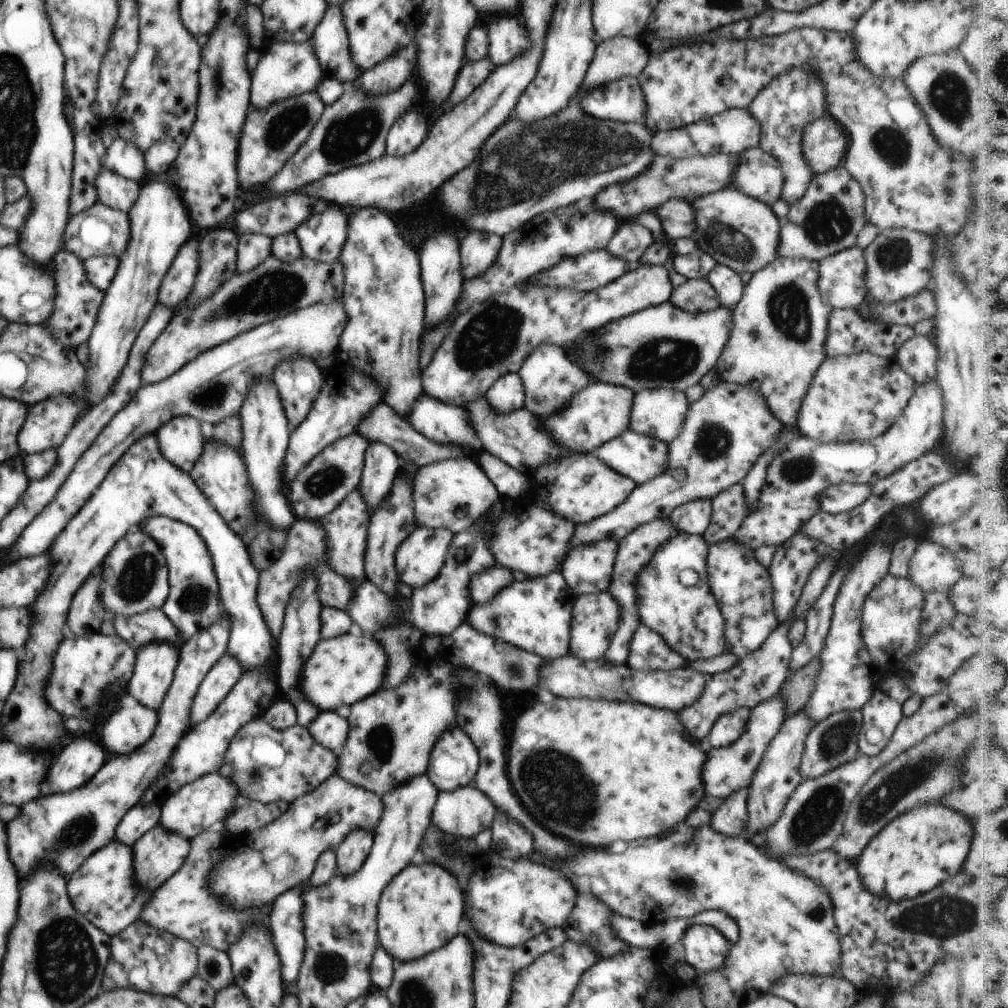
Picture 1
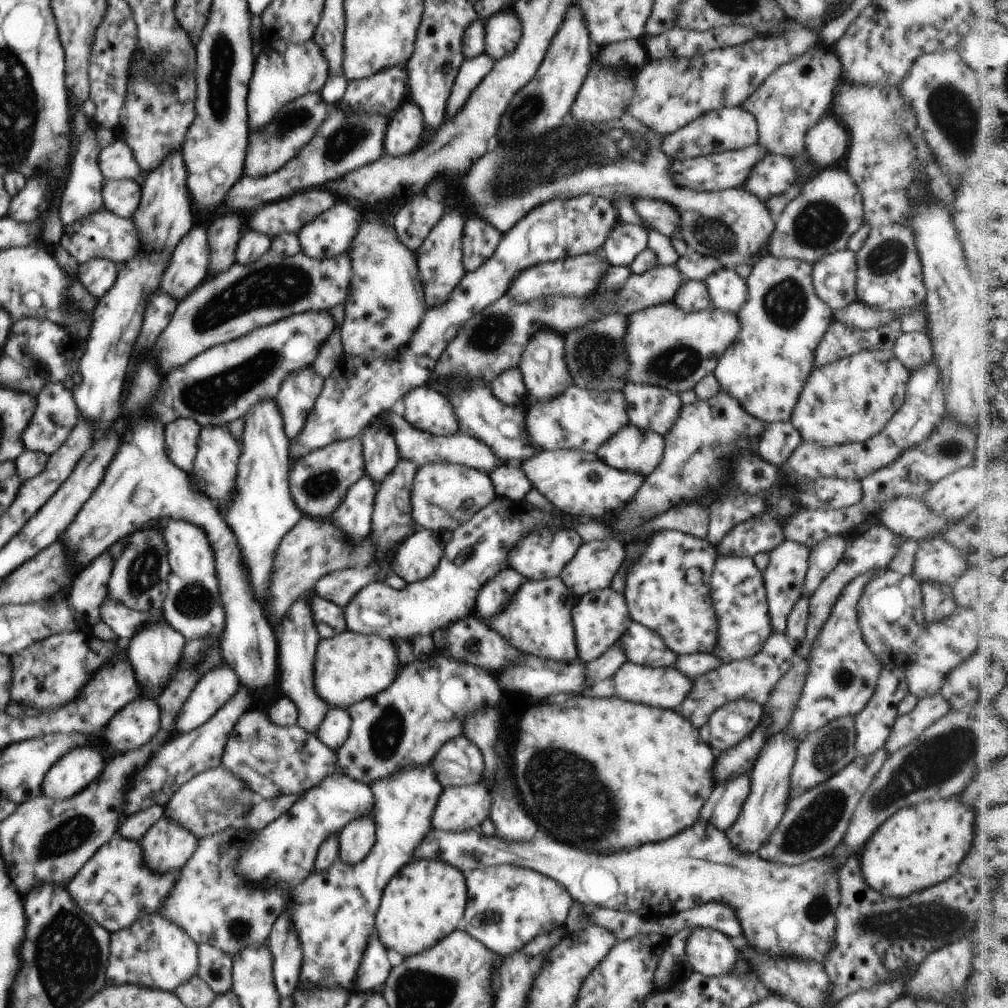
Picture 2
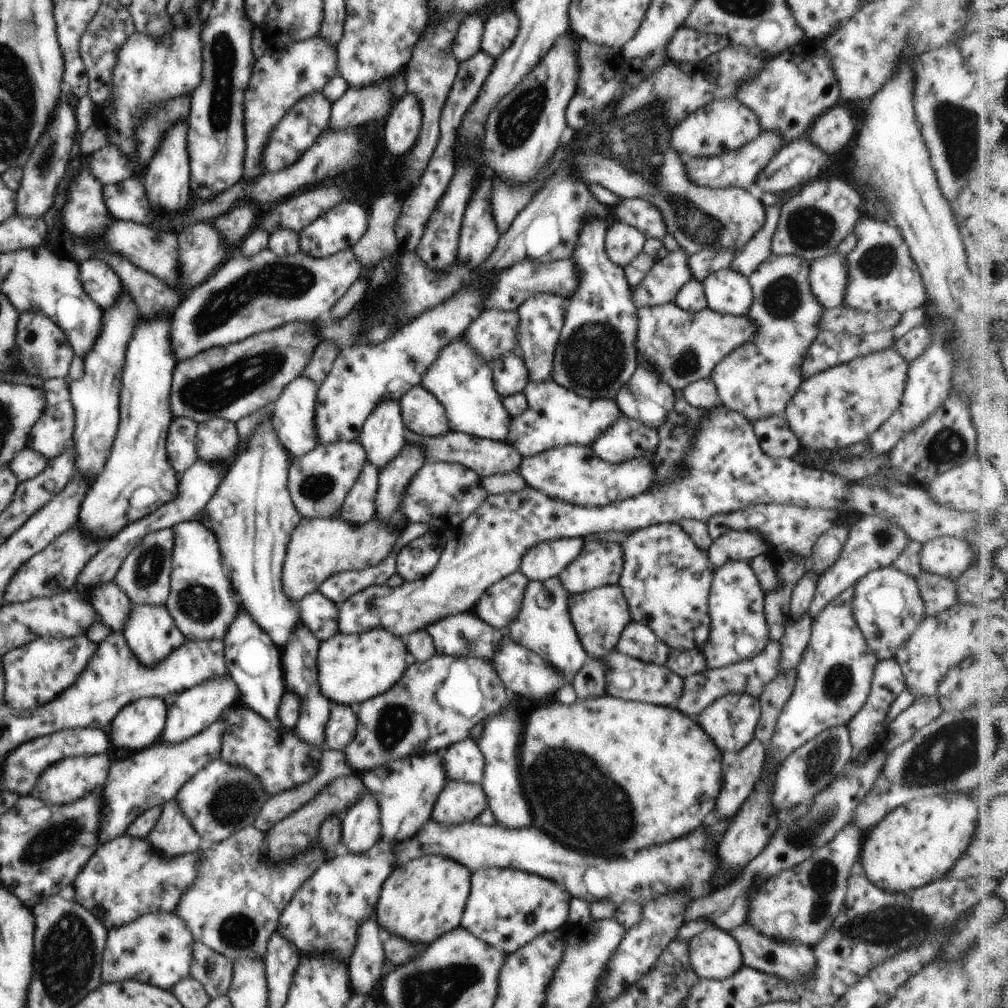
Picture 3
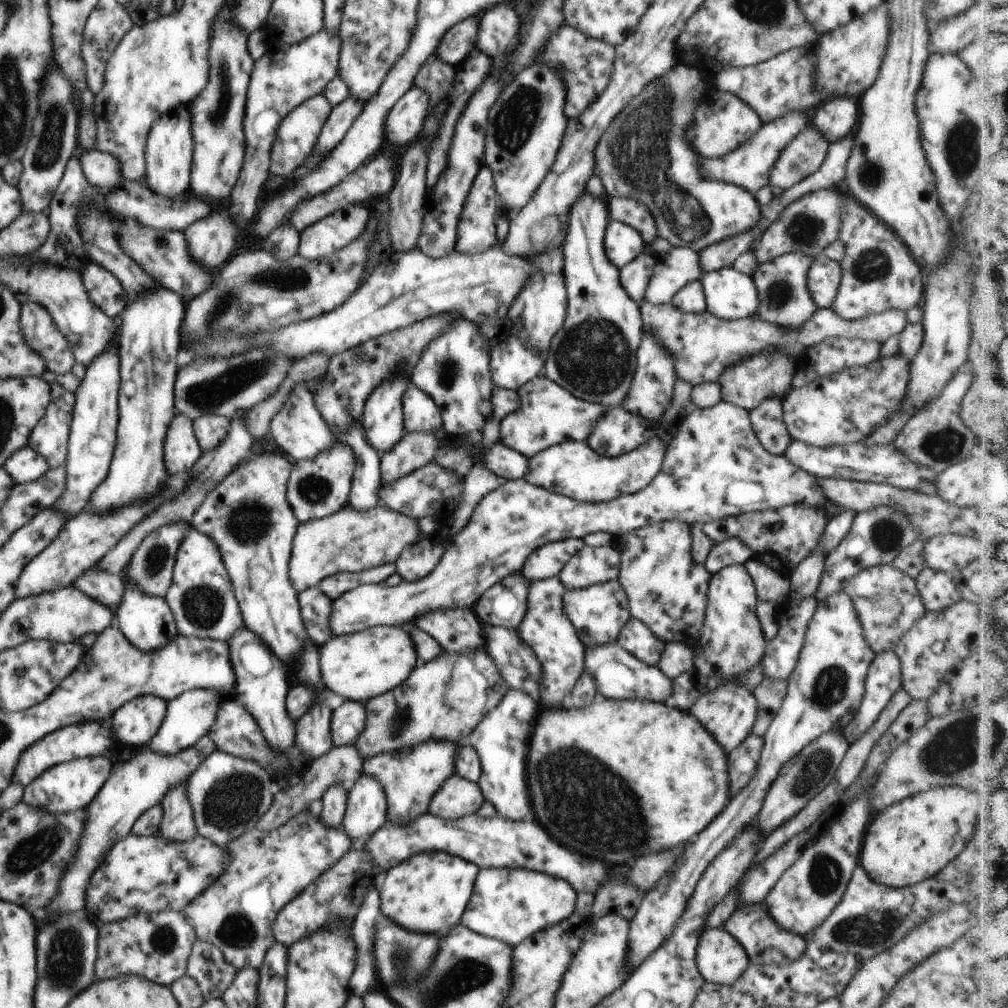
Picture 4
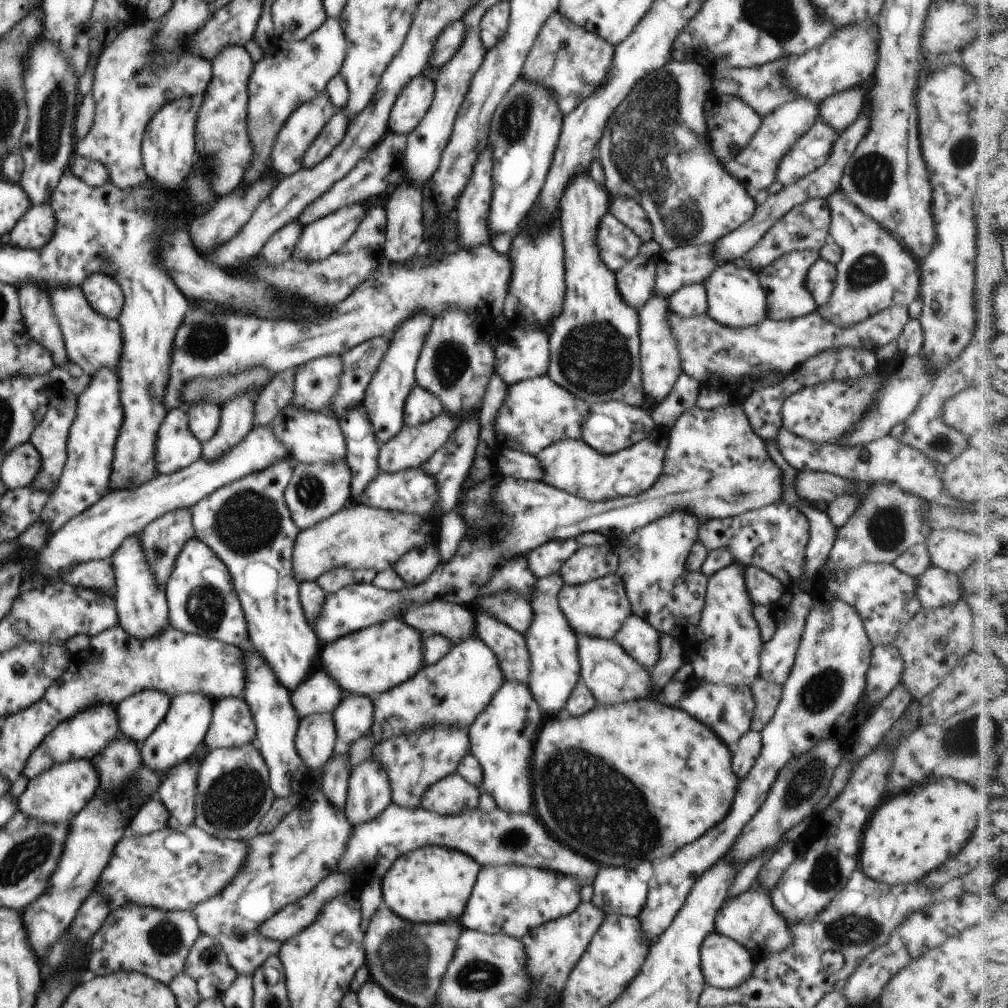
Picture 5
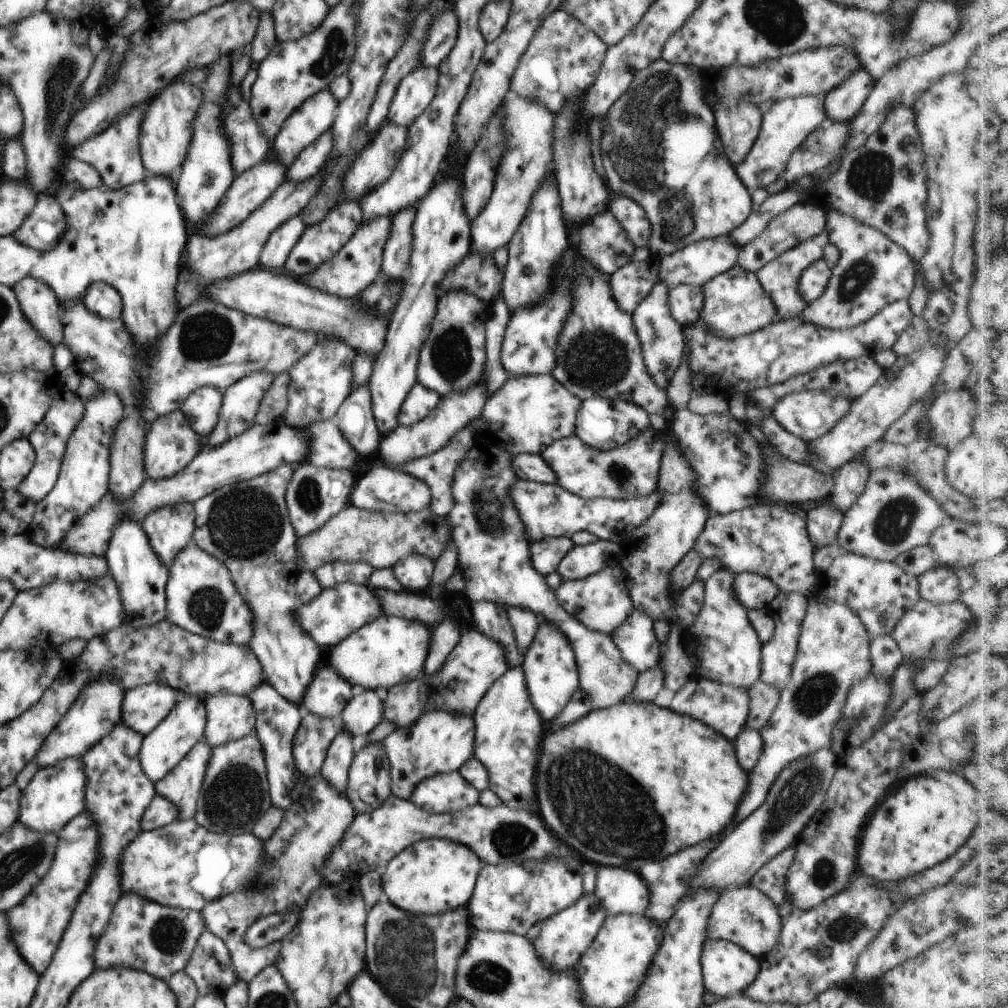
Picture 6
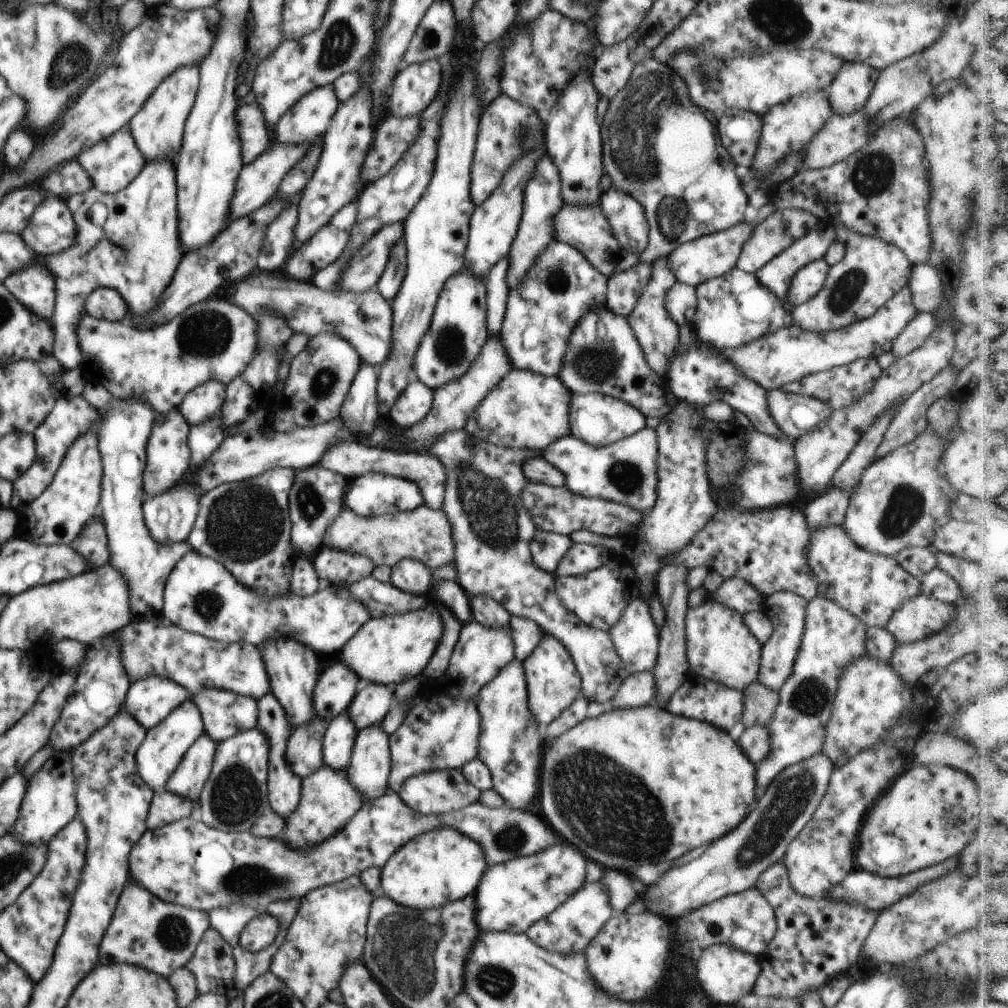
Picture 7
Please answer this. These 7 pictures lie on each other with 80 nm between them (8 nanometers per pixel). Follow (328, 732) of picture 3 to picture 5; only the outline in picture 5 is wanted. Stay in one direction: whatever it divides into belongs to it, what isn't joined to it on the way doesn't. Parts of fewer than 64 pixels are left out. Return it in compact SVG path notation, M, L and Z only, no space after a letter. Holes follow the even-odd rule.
M351 694L339 702L331 716L338 740L351 745L371 730L373 701L368 697Z

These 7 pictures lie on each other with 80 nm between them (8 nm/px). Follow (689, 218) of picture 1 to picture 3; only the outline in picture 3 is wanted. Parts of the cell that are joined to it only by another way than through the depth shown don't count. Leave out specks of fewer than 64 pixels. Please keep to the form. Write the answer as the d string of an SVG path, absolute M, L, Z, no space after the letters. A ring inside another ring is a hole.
M624 200L620 206L612 208L613 219L635 226L647 239L661 239L668 234L663 214L648 200Z

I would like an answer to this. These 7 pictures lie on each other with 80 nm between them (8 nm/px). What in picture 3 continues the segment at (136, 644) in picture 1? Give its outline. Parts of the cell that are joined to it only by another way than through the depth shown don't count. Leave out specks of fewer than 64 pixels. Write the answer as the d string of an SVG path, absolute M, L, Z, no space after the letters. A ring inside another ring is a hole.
M112 581L91 591L89 601L96 606L99 618L114 632L122 633L131 613L129 598Z

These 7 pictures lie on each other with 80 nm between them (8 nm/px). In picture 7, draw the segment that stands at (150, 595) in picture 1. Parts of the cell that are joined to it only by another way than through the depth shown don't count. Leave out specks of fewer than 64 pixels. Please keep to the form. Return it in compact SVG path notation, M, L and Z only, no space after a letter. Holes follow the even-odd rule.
M182 480L178 486L172 487L170 491L147 498L143 502L143 517L150 536L161 545L186 542L197 519L201 496L202 494L196 487L184 483Z

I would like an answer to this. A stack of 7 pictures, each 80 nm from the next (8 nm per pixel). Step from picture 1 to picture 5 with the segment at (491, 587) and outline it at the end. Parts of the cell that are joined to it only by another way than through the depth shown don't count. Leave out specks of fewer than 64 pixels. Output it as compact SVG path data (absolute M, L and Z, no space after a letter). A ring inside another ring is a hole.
M513 590L500 591L490 598L486 596L486 598L476 600L476 602L480 608L474 606L473 609L488 613L496 620L507 624L525 636L525 630L531 623L533 610L529 600L519 592Z

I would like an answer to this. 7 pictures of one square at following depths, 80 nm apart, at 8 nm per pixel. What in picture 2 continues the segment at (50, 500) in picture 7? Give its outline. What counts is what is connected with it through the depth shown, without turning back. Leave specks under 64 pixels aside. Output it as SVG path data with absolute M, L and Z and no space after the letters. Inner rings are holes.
M180 149L171 153L158 168L141 175L142 200L138 210L134 212L134 226L146 250L142 256L136 256L122 264L114 286L100 298L92 314L94 322L90 328L90 338L86 342L86 352L80 360L82 382L80 386L72 388L74 385L70 385L70 388L82 416L94 420L100 432L110 428L110 424L118 418L120 392L124 386L132 346L140 334L148 298L152 292L158 290L158 282L166 270L174 248L194 226L186 177L186 167Z

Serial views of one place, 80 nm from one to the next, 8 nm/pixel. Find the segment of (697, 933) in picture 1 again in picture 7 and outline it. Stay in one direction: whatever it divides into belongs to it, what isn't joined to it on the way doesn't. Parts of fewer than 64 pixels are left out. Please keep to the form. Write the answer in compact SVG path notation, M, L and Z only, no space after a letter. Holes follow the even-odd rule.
M724 943L705 948L695 964L701 990L717 1005L733 1006L740 997L752 993L760 973L761 963L757 957Z

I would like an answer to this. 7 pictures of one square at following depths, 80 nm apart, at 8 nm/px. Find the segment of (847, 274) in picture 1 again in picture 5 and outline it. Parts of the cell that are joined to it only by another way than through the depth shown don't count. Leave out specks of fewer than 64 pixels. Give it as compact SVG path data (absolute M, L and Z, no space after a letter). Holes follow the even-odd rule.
M818 257L816 262L810 267L806 279L807 289L818 307L830 300L836 277L837 268L835 264L828 262L822 257Z

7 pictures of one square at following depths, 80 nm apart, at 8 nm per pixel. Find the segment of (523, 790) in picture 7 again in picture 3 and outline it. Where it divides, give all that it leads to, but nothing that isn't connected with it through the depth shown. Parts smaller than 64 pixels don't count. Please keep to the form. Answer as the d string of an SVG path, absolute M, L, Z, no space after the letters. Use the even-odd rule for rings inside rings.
M502 710L492 720L486 720L484 734L478 737L478 746L485 758L485 769L480 786L486 793L489 809L495 822L507 829L527 829L532 824L528 804L524 800L519 778L520 770L520 714L514 710Z

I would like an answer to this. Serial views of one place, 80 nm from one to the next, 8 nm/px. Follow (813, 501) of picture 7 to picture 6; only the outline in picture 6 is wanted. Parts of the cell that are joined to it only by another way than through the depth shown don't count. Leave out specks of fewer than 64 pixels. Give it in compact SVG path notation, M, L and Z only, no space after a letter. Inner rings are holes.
M831 500L806 506L807 531L814 550L837 540L844 513L833 508Z

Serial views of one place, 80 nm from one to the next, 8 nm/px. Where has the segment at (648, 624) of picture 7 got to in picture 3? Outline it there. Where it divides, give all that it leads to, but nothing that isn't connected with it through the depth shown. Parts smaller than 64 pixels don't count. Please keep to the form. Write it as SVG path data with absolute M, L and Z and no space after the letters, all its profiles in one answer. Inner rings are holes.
M630 621L622 631L616 650L631 659L665 665L671 649L645 624Z

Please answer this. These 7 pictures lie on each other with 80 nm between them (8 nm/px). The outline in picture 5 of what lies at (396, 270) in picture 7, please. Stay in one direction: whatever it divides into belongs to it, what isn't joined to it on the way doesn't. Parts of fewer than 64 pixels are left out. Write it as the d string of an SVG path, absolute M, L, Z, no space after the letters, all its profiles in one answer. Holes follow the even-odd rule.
M400 182L386 202L388 232L384 254L390 262L404 262L422 244L422 186Z

